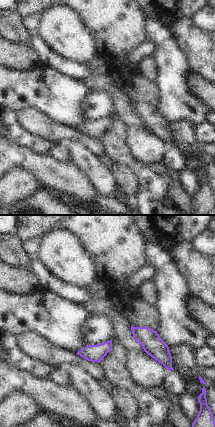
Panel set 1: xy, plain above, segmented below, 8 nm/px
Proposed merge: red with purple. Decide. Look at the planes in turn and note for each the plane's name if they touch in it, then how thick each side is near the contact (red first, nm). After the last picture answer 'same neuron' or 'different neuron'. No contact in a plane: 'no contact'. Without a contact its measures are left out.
no contact

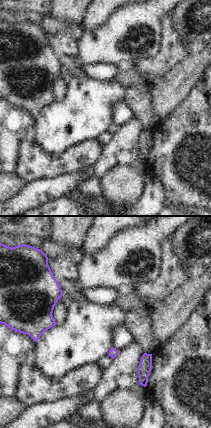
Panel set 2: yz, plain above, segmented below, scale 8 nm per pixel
no contact

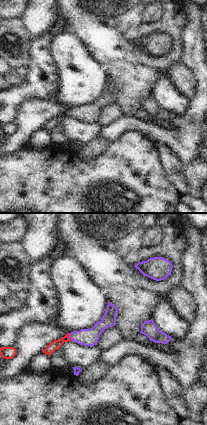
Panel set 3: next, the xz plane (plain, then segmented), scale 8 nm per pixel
contact in xz; calibres 70 and 140 nm

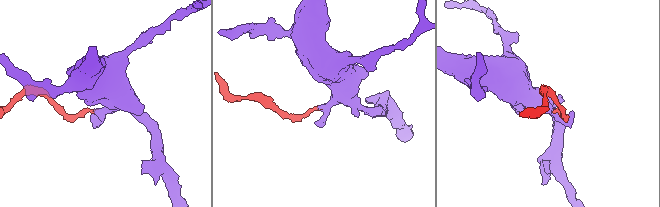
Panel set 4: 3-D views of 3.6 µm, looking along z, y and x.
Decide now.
same neuron

